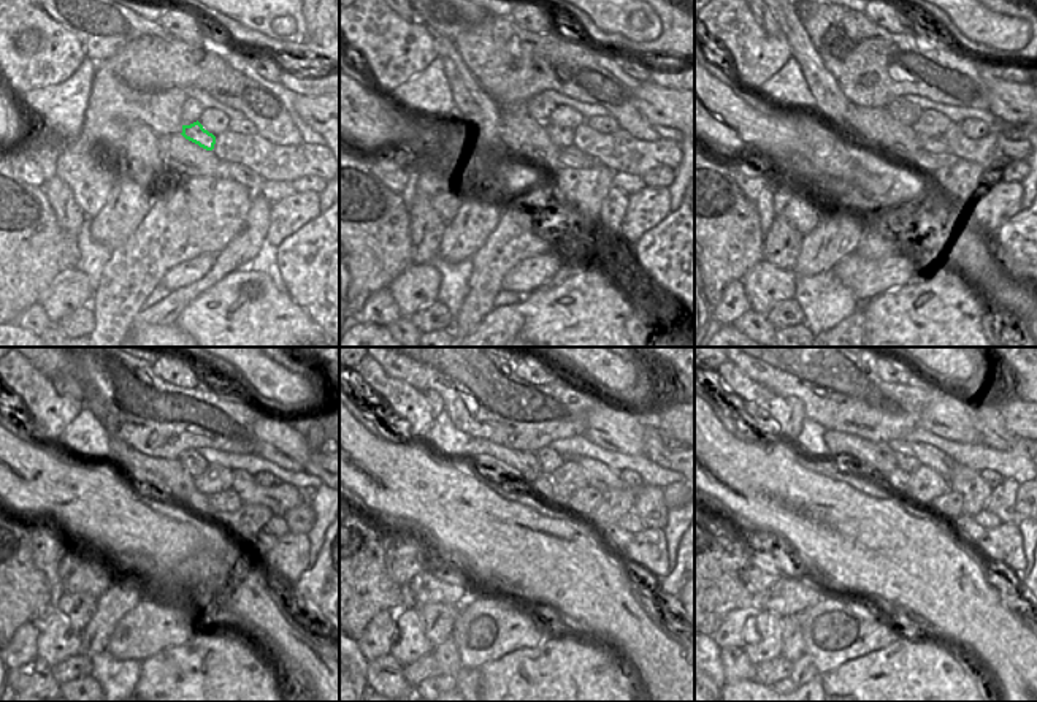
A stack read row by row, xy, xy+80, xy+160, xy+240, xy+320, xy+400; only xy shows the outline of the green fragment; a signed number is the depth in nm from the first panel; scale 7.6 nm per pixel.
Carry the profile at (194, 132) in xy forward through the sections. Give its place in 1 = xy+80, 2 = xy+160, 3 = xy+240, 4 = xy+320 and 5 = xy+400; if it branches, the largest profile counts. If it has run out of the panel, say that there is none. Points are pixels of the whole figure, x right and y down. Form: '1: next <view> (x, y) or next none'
1: next xy+80 (562, 137)
2: next xy+160 (937, 143)
3: next xy+240 (227, 501)
4: next xy+320 (584, 501)
5: next xy+400 (948, 504)

